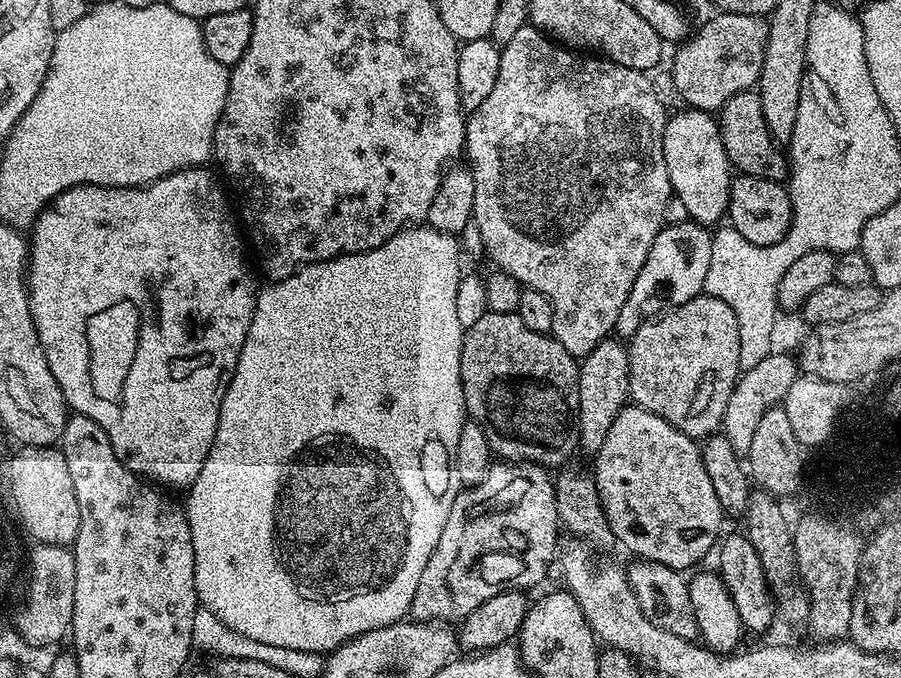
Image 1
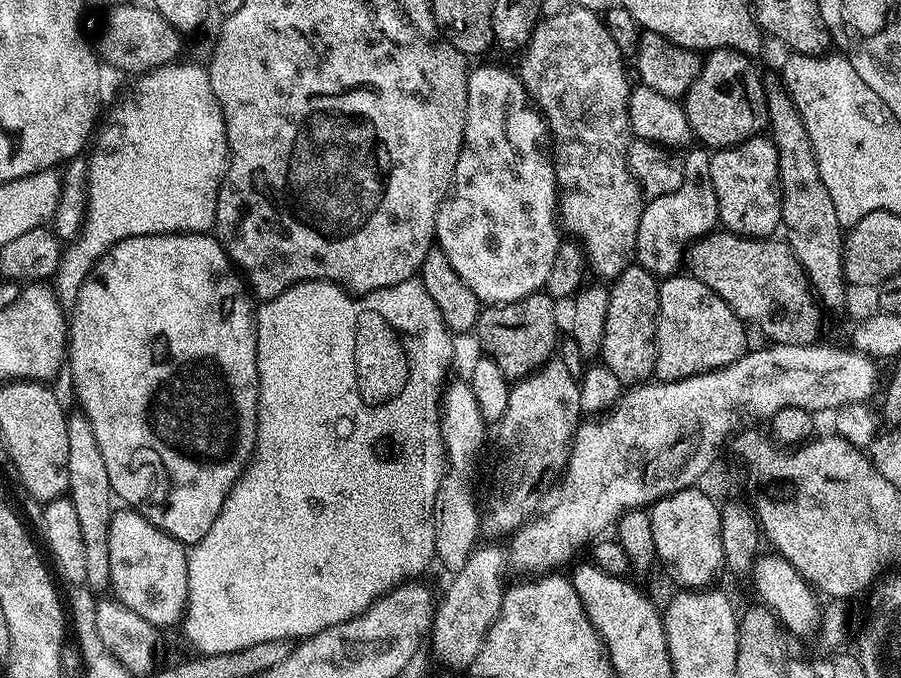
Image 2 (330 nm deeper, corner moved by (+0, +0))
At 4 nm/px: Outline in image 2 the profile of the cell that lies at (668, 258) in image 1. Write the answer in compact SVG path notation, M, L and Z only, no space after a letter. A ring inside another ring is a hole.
M696 146L693 152L683 153L684 177L673 193L649 199L644 205L638 222L638 238L634 260L639 267L651 272L657 278L667 278L681 267L683 256L692 241L707 236L717 227L718 198L710 182L709 149Z

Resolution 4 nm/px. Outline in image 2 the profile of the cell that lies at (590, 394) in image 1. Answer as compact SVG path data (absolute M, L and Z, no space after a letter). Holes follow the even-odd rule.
M629 266L611 281L610 306L606 306L606 334L599 359L620 379L621 385L636 386L656 370L656 315L660 309L657 277L639 266Z

